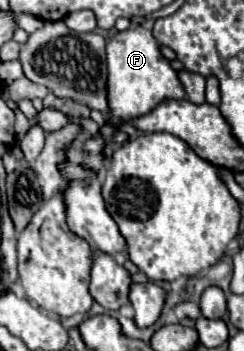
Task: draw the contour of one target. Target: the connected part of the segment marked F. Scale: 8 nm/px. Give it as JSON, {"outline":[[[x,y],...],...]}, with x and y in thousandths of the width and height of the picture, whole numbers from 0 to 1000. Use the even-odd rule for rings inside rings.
{"outline":[[[566,74],[549,85],[484,91],[434,125],[434,154],[443,154],[451,319],[475,342],[525,348],[533,336],[557,336],[557,330],[615,319],[664,285],[762,274],[754,245],[746,245],[721,199],[697,188],[697,171],[680,171],[664,160],[656,125],[631,108],[623,85]]]}

